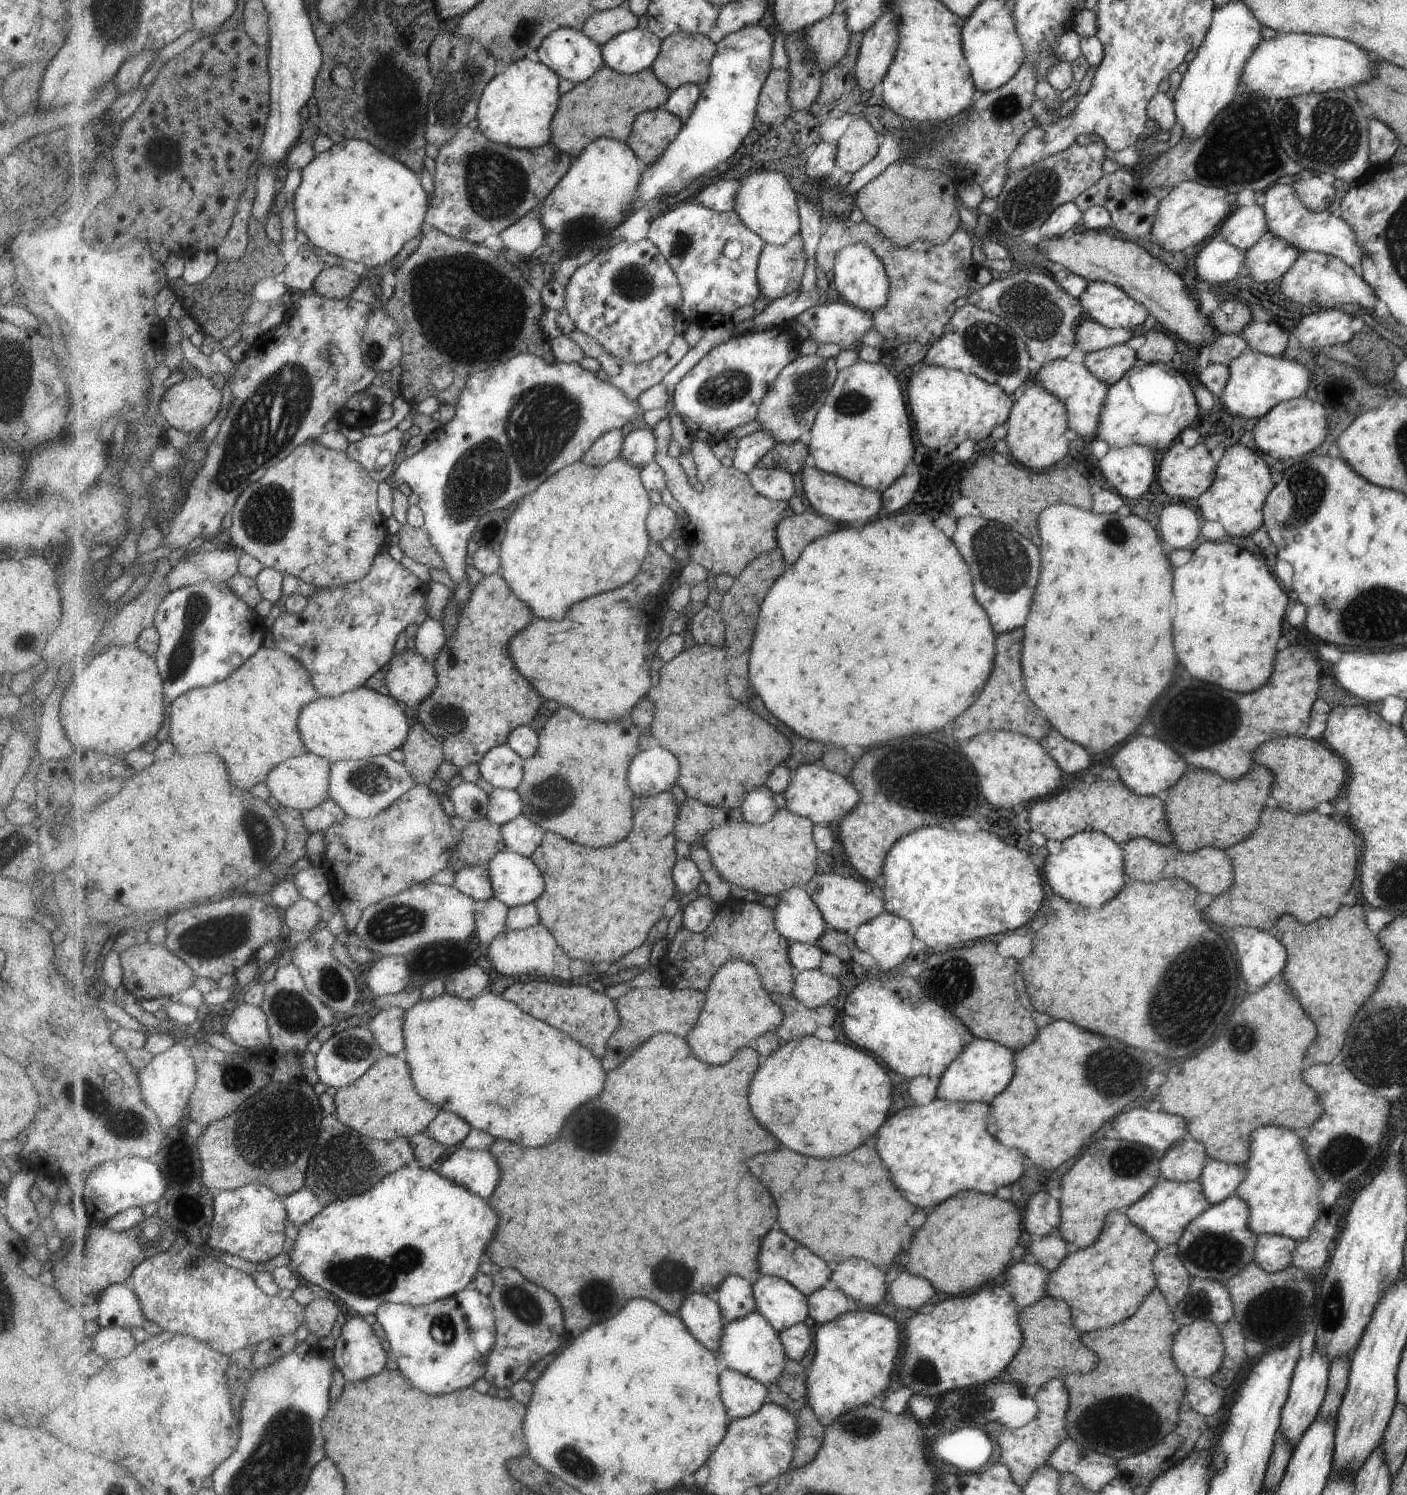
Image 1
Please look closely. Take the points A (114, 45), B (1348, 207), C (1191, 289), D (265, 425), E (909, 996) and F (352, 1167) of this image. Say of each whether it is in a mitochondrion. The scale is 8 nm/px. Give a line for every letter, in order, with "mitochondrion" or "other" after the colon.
A: mitochondrion
B: other
C: other
D: mitochondrion
E: mitochondrion
F: mitochondrion

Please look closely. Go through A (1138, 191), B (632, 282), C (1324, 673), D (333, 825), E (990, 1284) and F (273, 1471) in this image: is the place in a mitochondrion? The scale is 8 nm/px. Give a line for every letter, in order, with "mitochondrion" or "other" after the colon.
A: other
B: mitochondrion
C: other
D: other
E: other
F: mitochondrion

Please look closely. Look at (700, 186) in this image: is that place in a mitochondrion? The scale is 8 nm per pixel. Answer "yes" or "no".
no

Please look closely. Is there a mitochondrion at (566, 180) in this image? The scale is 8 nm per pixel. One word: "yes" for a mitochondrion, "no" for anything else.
no

